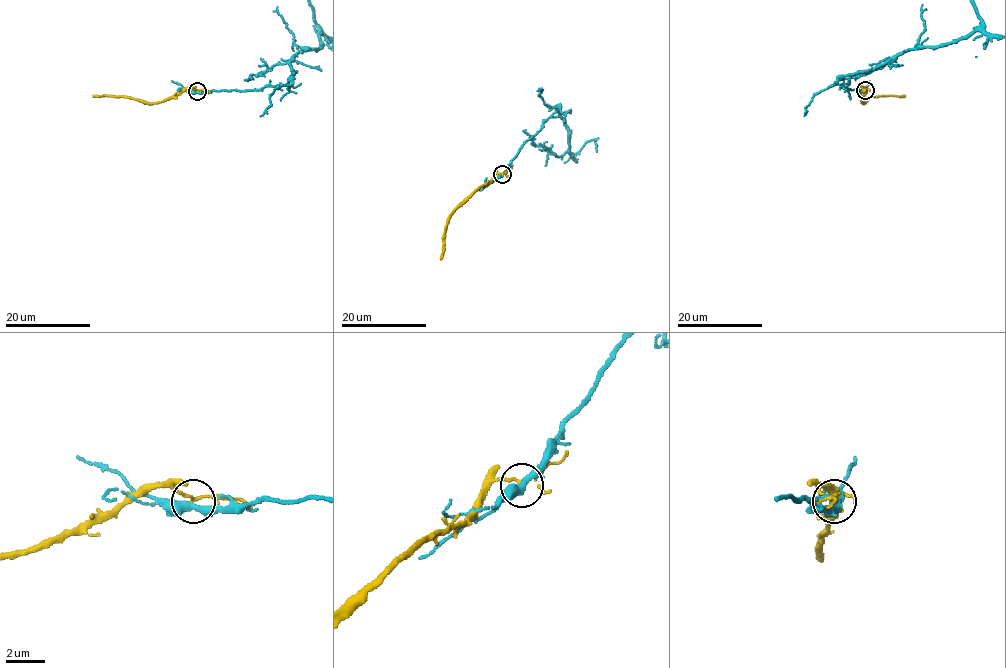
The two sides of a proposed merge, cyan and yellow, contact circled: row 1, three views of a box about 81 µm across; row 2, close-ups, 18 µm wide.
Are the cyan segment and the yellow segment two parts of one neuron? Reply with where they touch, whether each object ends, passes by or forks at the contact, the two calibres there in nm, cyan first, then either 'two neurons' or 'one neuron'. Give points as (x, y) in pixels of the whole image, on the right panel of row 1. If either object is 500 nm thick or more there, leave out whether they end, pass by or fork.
at (865, 90); cyan passes by; yellow passes by; 380 nm thick on the cyan side, 130 nm on the other; two neurons

